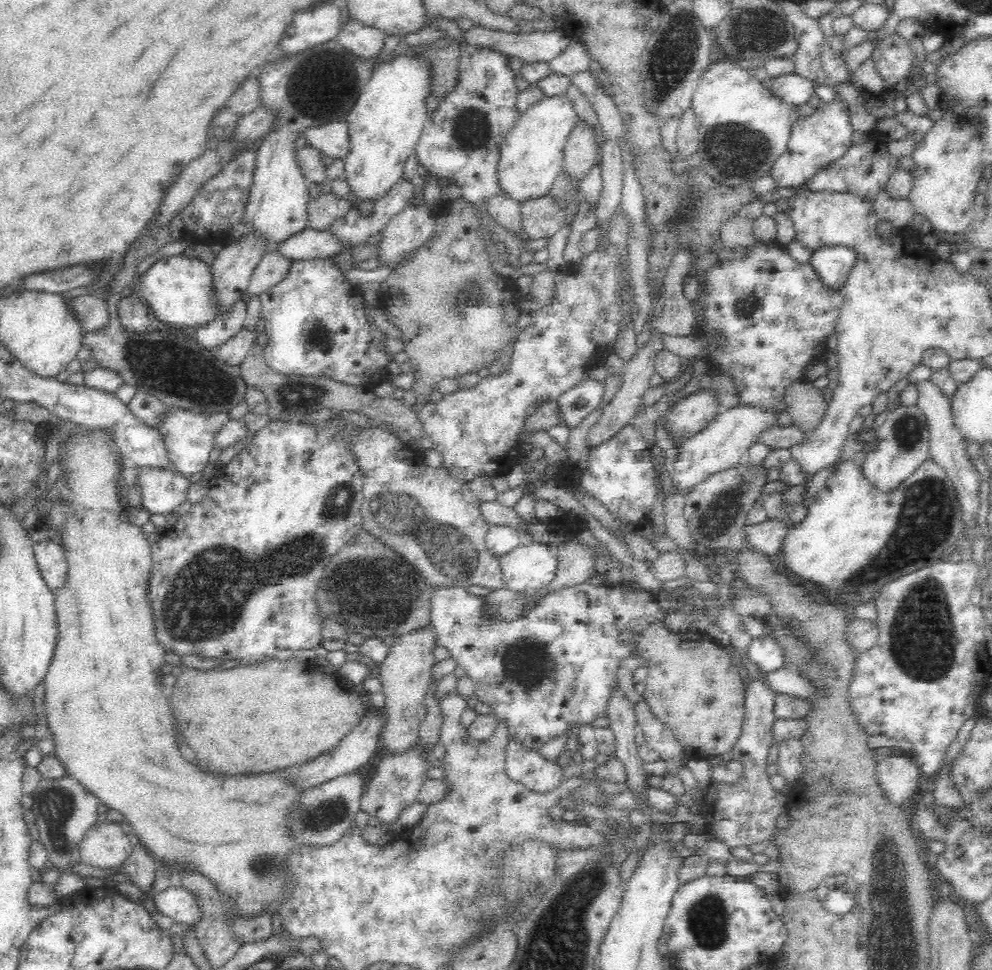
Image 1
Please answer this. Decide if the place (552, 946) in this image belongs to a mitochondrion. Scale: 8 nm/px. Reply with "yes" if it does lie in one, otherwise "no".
yes

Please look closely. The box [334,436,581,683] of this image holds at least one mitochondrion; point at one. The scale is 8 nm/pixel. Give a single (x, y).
(438, 547)

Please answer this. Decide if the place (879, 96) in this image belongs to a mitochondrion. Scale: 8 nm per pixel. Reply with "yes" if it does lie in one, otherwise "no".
no

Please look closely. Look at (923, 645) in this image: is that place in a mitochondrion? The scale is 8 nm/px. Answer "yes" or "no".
yes

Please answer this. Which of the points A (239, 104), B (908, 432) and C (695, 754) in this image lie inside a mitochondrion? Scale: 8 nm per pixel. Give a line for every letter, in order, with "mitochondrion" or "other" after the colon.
A: other
B: mitochondrion
C: other

